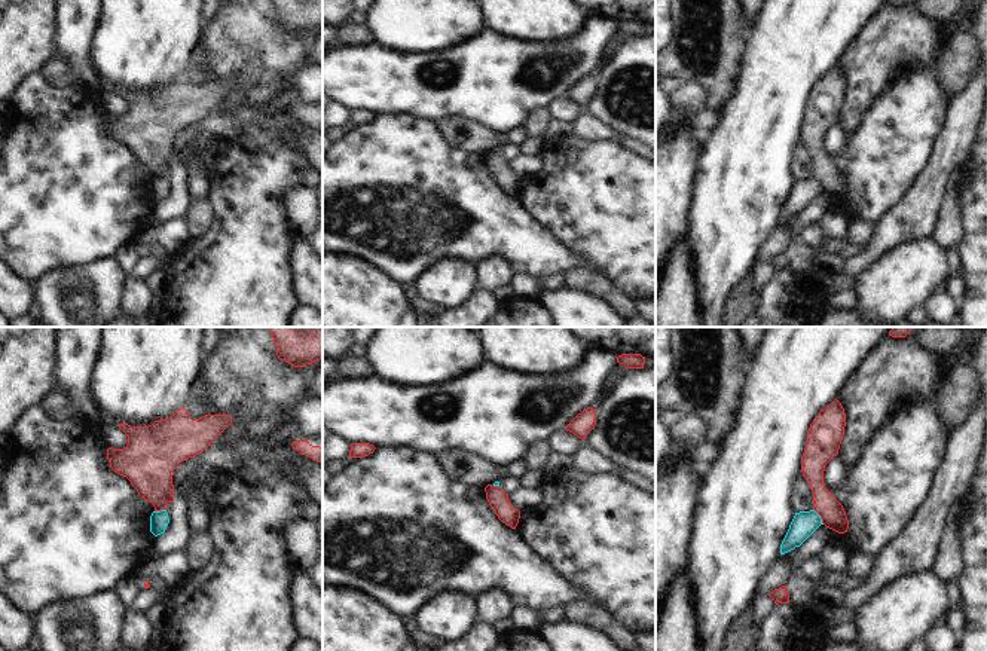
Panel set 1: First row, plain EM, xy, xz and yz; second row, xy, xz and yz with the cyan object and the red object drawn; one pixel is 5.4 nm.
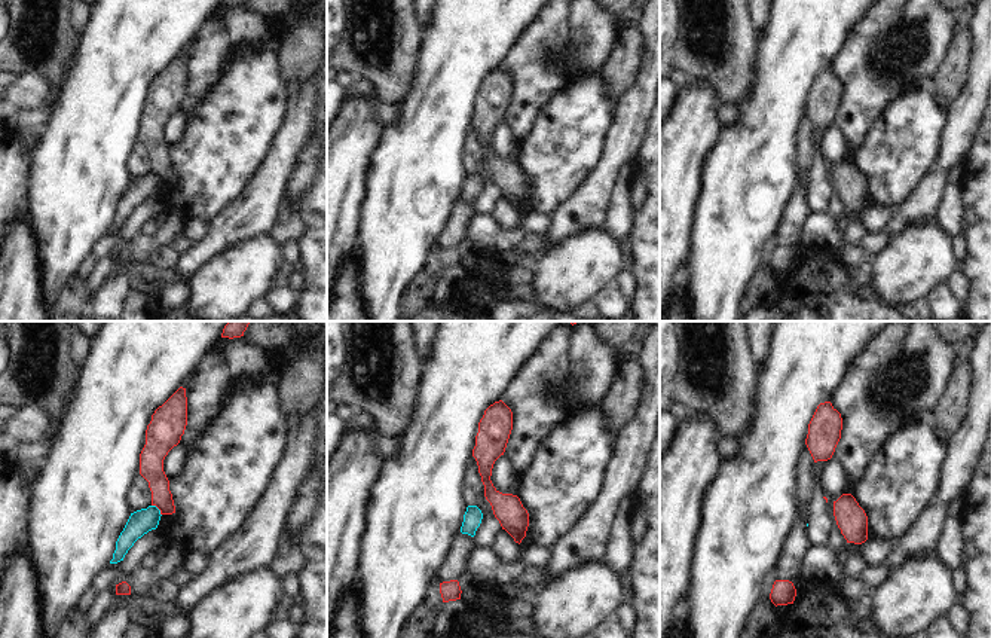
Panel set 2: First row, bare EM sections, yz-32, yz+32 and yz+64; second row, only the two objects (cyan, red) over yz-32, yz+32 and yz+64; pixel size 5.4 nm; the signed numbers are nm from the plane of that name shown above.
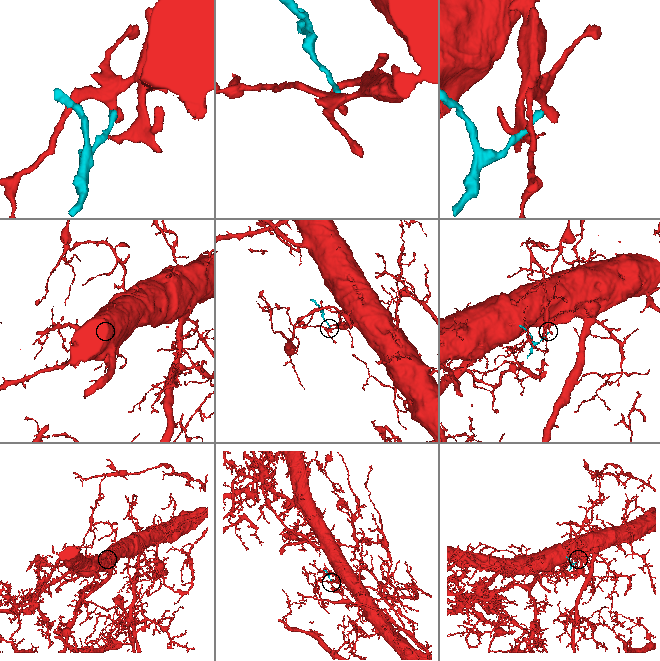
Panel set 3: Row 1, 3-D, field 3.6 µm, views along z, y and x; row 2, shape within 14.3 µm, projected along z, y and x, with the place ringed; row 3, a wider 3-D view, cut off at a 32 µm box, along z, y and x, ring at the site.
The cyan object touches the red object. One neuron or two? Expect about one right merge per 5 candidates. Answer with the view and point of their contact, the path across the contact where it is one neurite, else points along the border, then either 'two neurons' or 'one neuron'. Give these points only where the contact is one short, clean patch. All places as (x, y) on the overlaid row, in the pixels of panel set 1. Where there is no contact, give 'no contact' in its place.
meets cyan in yz at (819, 516); border along yz (813, 509), (824, 523); two neurons

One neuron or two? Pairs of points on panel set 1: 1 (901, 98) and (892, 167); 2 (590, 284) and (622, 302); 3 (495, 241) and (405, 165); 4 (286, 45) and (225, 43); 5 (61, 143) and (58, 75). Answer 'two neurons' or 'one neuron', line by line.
1: one neuron
2: one neuron
3: one neuron
4: one neuron
5: two neurons

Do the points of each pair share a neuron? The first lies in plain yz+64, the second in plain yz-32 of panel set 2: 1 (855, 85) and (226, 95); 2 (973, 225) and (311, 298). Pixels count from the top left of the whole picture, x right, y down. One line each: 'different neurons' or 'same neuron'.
1: different neurons
2: same neuron

